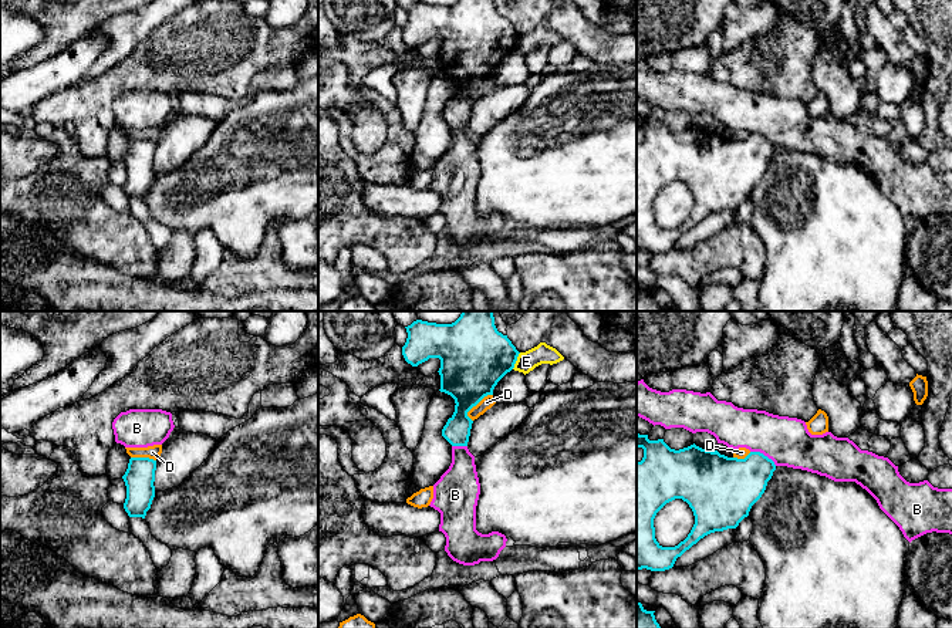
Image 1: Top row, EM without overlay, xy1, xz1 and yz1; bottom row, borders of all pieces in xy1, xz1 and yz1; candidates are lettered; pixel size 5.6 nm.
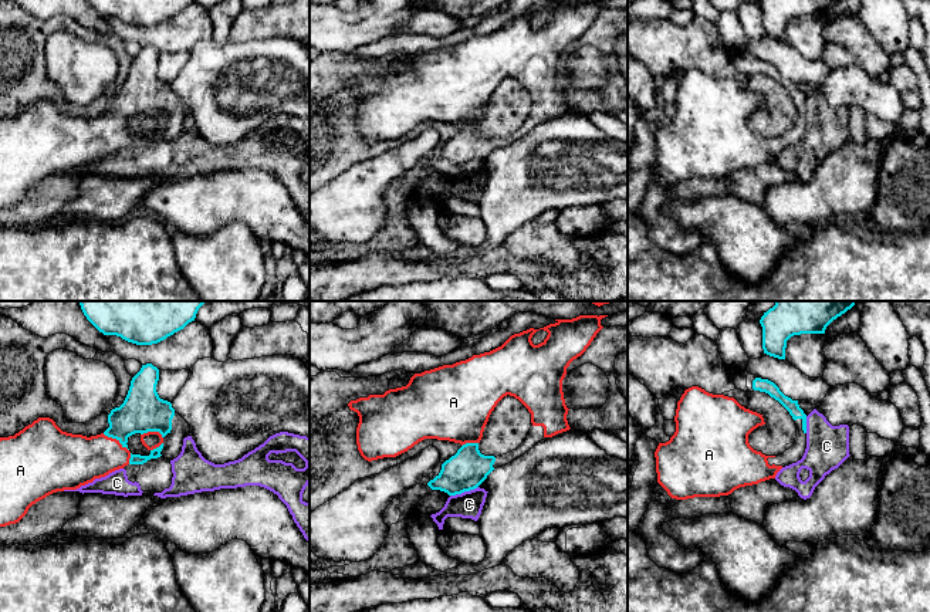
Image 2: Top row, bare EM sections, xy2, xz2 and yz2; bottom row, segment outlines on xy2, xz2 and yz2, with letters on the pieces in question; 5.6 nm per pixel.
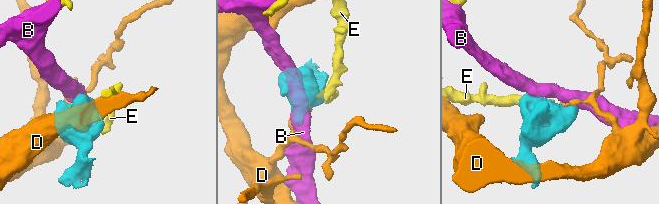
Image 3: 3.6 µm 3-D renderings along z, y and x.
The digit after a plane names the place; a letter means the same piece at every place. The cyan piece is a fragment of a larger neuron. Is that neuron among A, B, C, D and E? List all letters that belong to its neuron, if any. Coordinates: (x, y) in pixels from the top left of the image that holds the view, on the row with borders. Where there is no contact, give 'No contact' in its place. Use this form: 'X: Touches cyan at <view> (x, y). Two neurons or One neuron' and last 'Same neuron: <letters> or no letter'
A: Touches cyan at xy2 (115, 438). One neuron
B: Touches cyan at yz1 (762, 453). Two neurons
C: Touches cyan at xz2 (463, 492). Two neurons
D: Touches cyan at xz1 (475, 405). Two neurons
E: Touches cyan at xz1 (516, 360). Two neurons
Same neuron: A

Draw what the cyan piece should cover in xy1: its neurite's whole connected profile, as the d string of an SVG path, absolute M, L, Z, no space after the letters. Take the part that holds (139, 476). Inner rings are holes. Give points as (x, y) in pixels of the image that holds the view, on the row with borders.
M131 458L122 476L126 486L124 509L129 517L145 519L155 497L156 460L149 458Z

